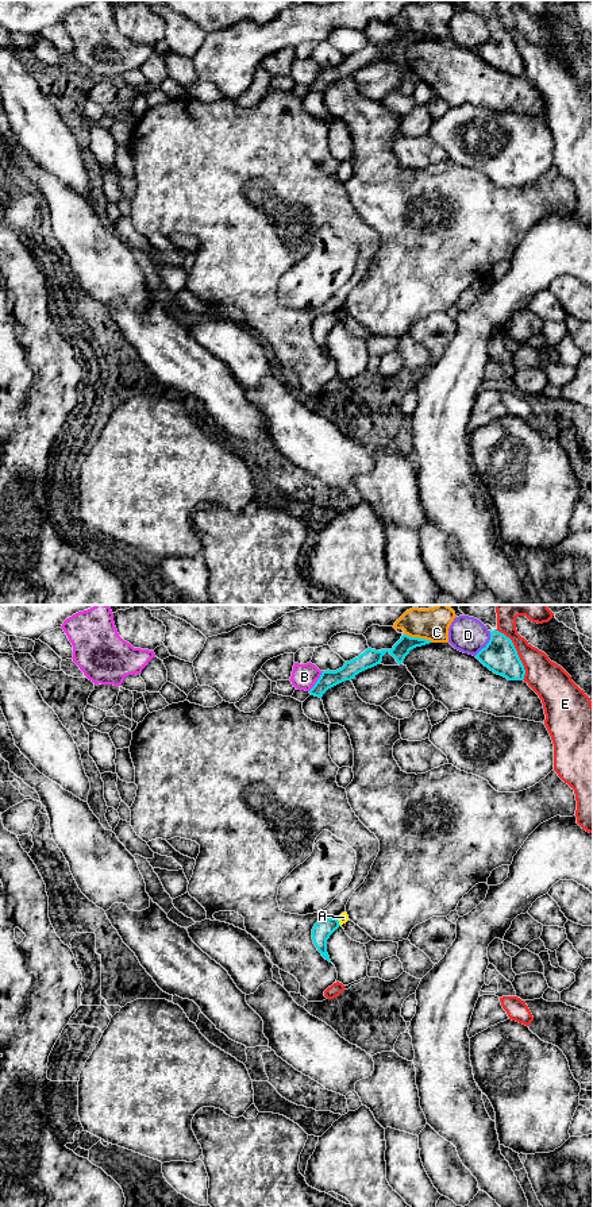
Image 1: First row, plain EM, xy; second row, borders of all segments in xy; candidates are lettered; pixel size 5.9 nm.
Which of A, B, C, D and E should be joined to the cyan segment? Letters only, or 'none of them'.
none of them

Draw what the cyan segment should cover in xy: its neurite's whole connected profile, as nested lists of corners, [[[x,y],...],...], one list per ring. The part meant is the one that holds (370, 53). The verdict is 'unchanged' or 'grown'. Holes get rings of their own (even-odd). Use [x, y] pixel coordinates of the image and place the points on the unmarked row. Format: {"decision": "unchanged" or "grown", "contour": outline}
{"decision": "unchanged", "contour": [[[403,30],[401,34],[393,41],[392,45],[376,46],[376,45],[367,43],[358,53],[350,57],[346,57],[342,63],[336,66],[330,66],[330,65],[323,66],[320,73],[315,78],[315,81],[309,85],[309,89],[321,93],[328,84],[344,76],[351,76],[359,68],[380,59],[382,57],[382,51],[386,47],[389,47],[396,54],[396,57],[401,59],[411,45],[430,38],[432,36]]]}

